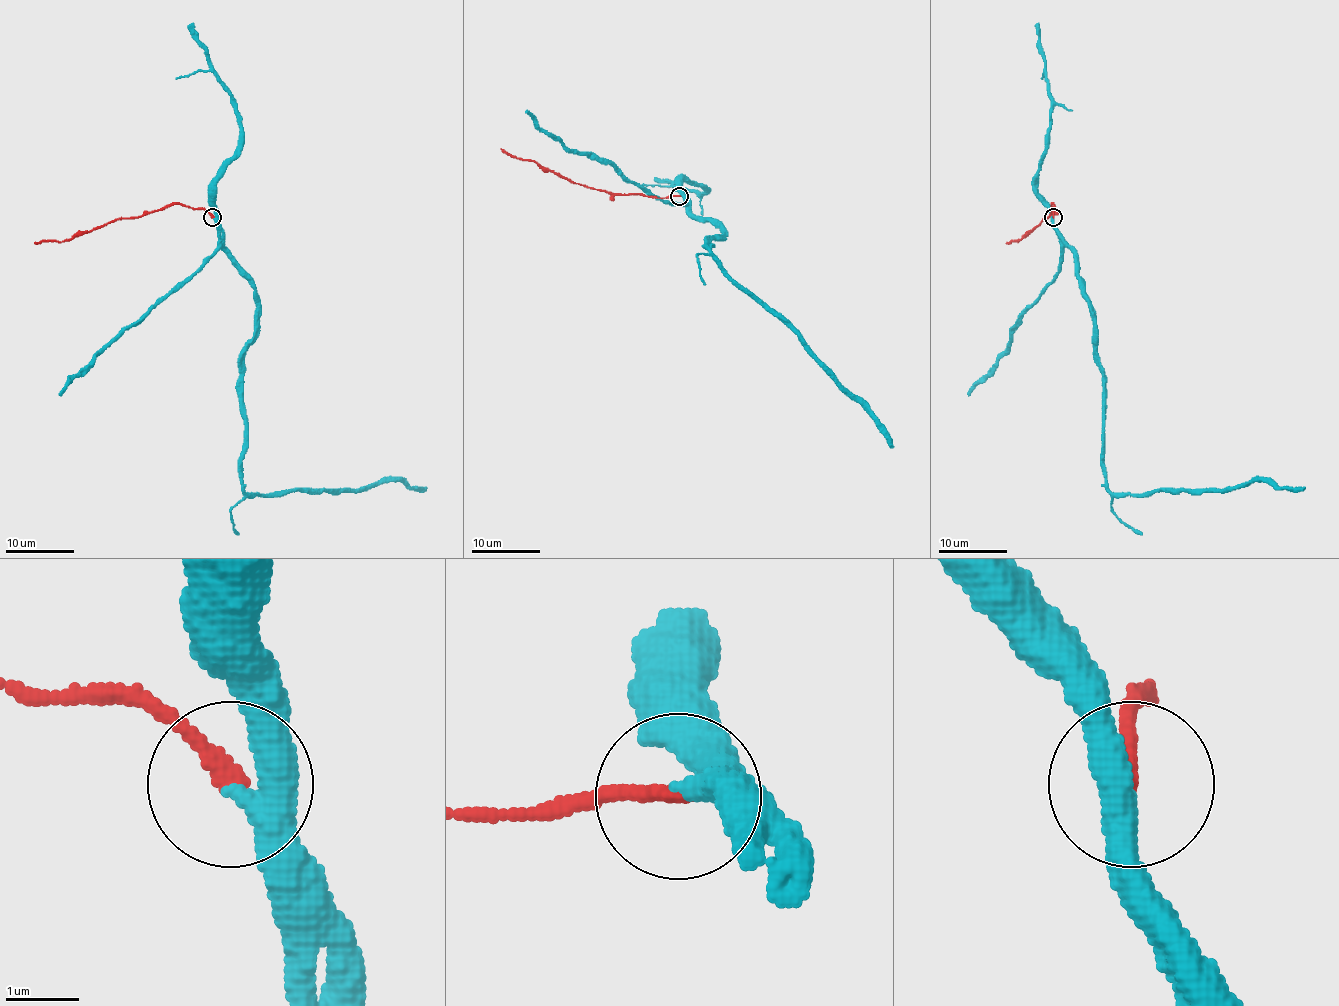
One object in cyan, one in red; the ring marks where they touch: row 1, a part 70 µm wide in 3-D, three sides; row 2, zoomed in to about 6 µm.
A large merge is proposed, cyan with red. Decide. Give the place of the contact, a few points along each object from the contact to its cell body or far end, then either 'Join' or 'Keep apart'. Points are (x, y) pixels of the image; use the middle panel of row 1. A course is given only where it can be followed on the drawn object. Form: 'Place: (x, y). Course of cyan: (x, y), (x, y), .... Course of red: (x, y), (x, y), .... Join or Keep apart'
Place: (679, 196). Course of cyan: (679, 196), (696, 217), (720, 227), (722, 235), (708, 244), (713, 259), (763, 300), (868, 409), (894, 447). Course of red: (679, 196), (616, 195), (592, 189), (543, 171), (533, 161), (510, 157), (500, 149). Join

